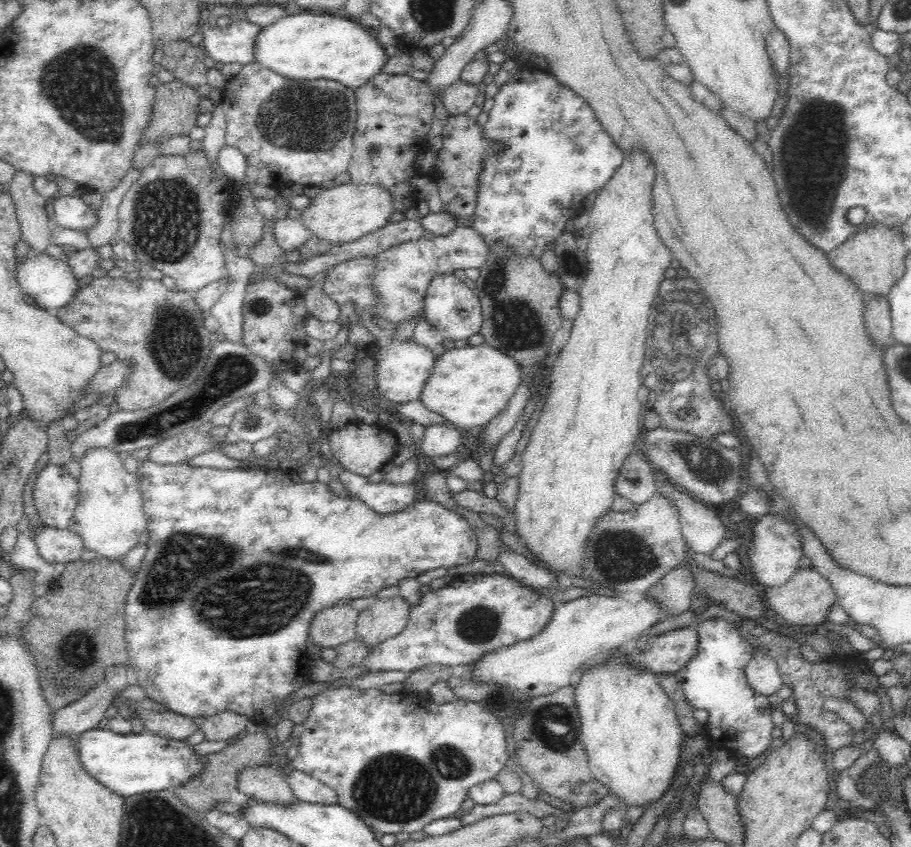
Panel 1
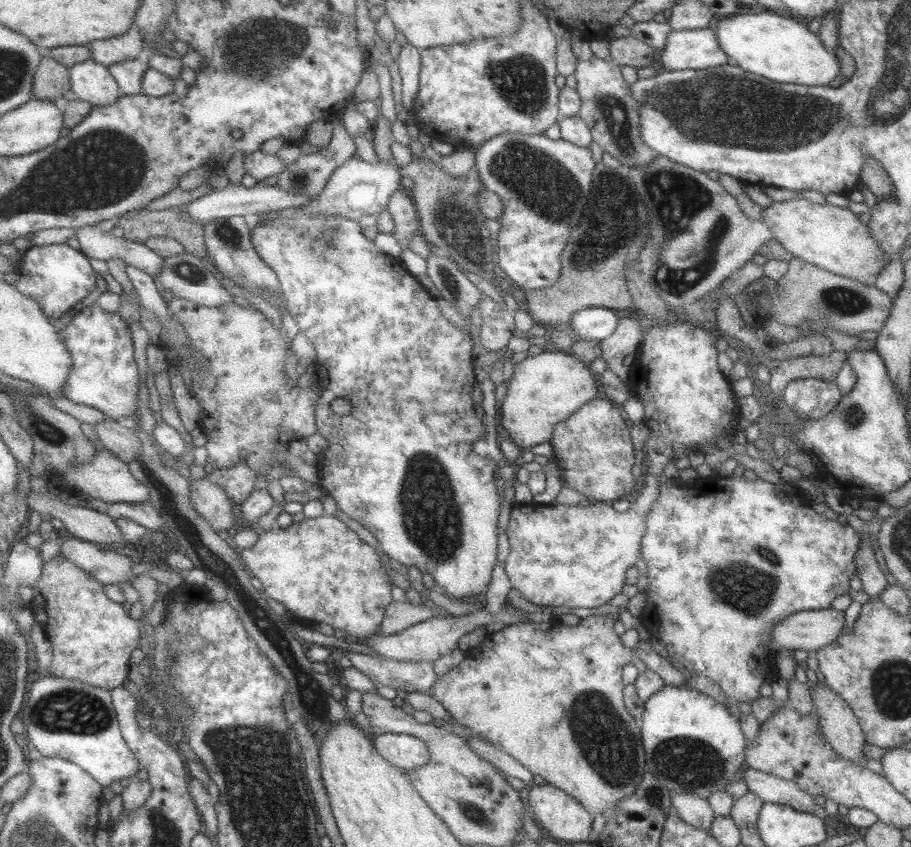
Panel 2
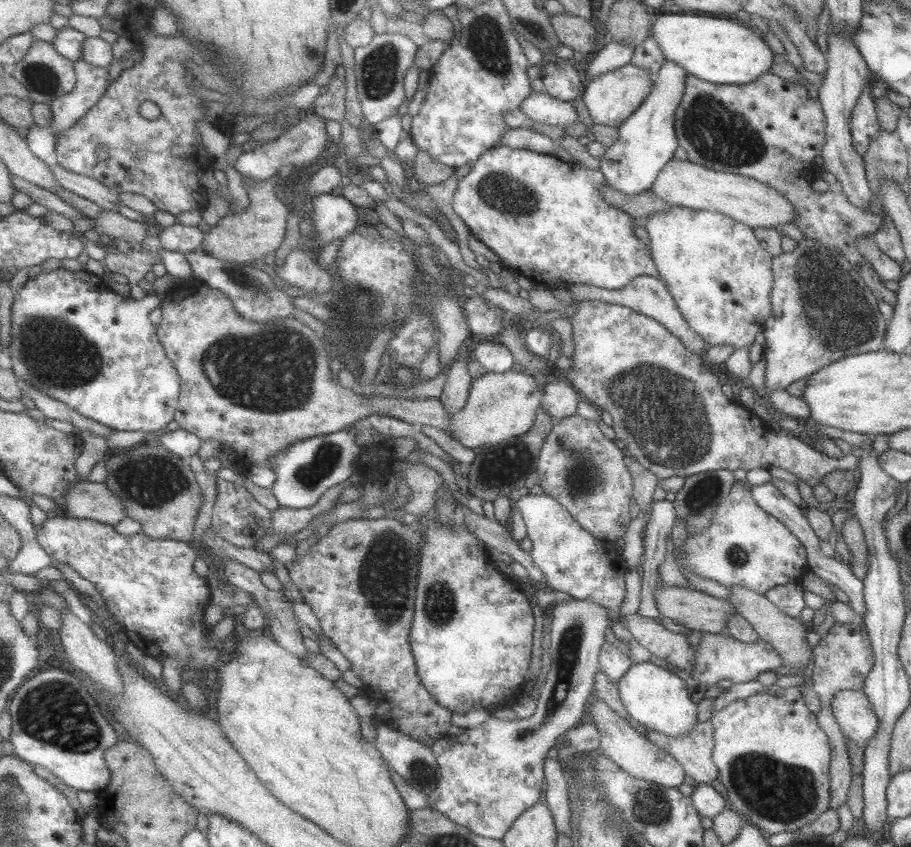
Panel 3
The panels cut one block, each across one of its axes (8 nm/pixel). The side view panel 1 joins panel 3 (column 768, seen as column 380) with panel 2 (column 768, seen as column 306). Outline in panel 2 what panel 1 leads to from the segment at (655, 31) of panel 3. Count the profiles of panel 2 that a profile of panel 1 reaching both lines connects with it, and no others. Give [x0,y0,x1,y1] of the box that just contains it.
[712,12,839,87]

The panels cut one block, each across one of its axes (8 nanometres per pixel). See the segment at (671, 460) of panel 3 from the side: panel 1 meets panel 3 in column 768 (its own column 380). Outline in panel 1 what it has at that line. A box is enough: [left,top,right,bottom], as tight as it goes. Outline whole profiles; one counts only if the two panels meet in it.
[328,423,398,477]

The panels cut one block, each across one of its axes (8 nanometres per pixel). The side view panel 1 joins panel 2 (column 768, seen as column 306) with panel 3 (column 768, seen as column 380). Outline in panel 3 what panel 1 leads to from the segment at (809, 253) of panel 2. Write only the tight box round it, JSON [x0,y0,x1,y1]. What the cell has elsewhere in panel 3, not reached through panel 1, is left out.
[649,158,795,231]

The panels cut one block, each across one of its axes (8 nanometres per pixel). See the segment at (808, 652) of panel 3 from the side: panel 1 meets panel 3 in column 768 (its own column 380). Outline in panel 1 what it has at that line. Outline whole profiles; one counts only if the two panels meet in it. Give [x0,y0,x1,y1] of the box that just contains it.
[356,594,410,653]

